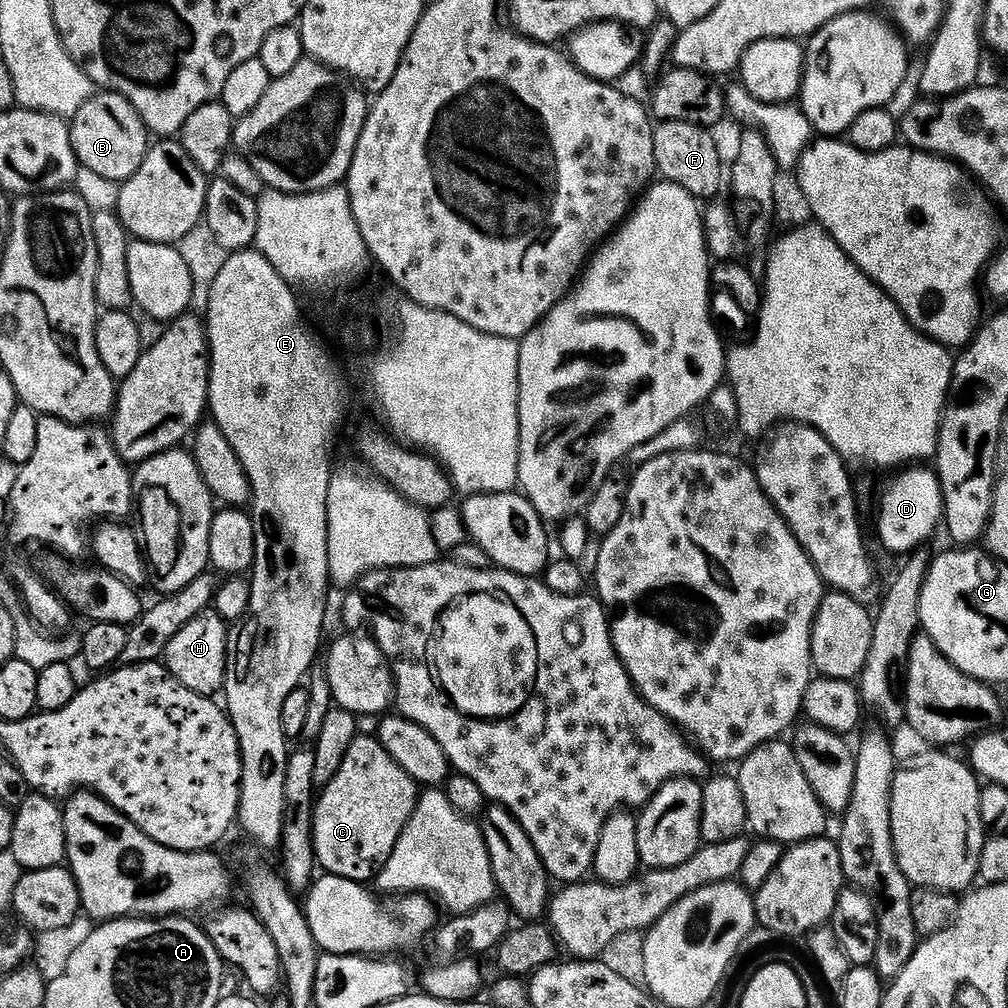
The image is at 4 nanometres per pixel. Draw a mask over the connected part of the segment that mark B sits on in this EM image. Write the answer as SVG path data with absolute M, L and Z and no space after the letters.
M107 90L93 91L92 97L71 116L68 124L68 133L72 149L76 155L77 165L104 180L122 182L142 166L142 158L146 154L150 143L148 127L142 118L122 98L122 94Z

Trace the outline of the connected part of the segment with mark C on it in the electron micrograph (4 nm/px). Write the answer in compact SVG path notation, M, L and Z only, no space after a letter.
M357 734L350 742L337 773L330 778L324 788L319 789L312 805L312 849L316 863L327 875L340 876L344 881L371 881L382 870L386 858L402 834L402 826L410 818L416 805L418 785L390 754L381 746L380 741L372 734Z

